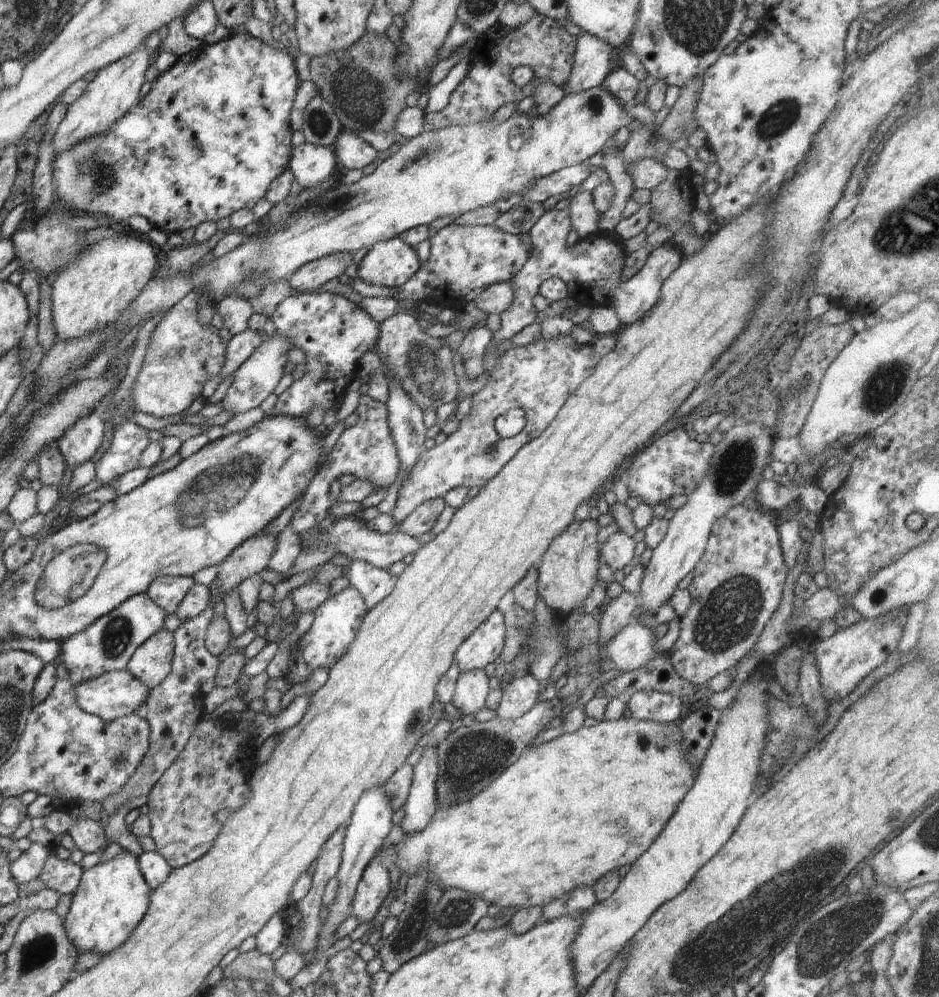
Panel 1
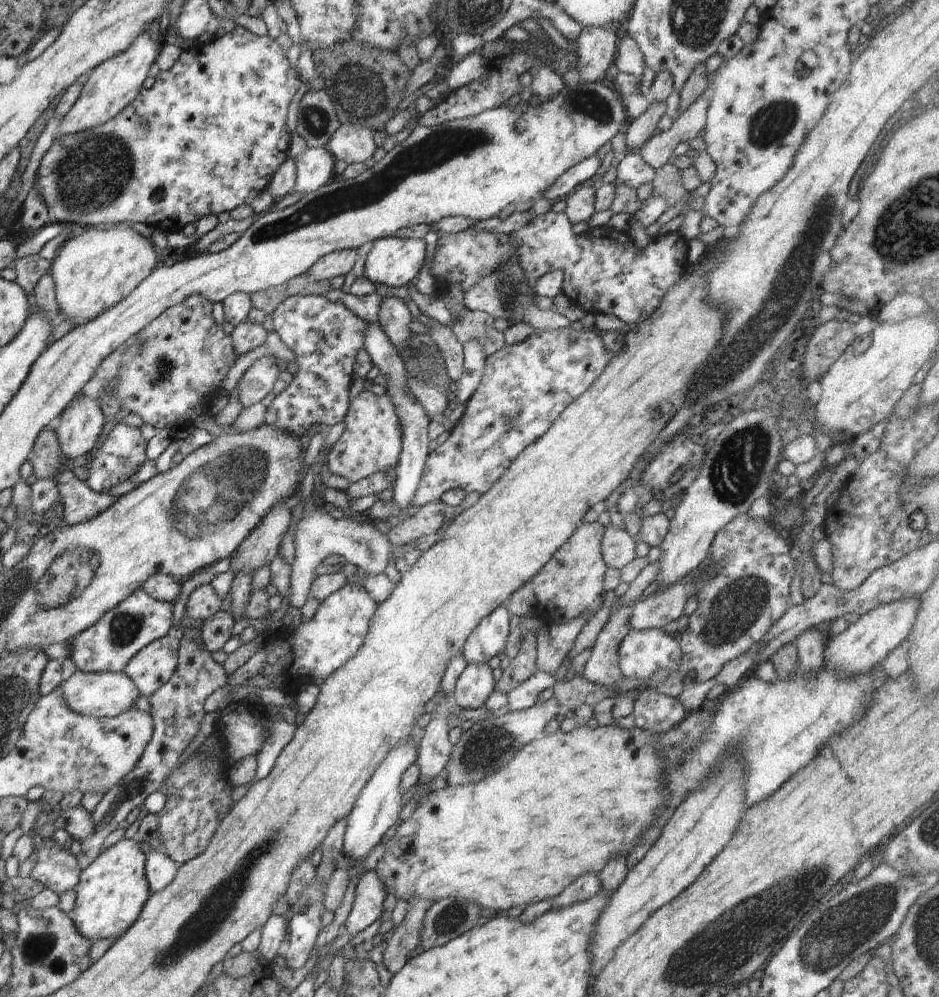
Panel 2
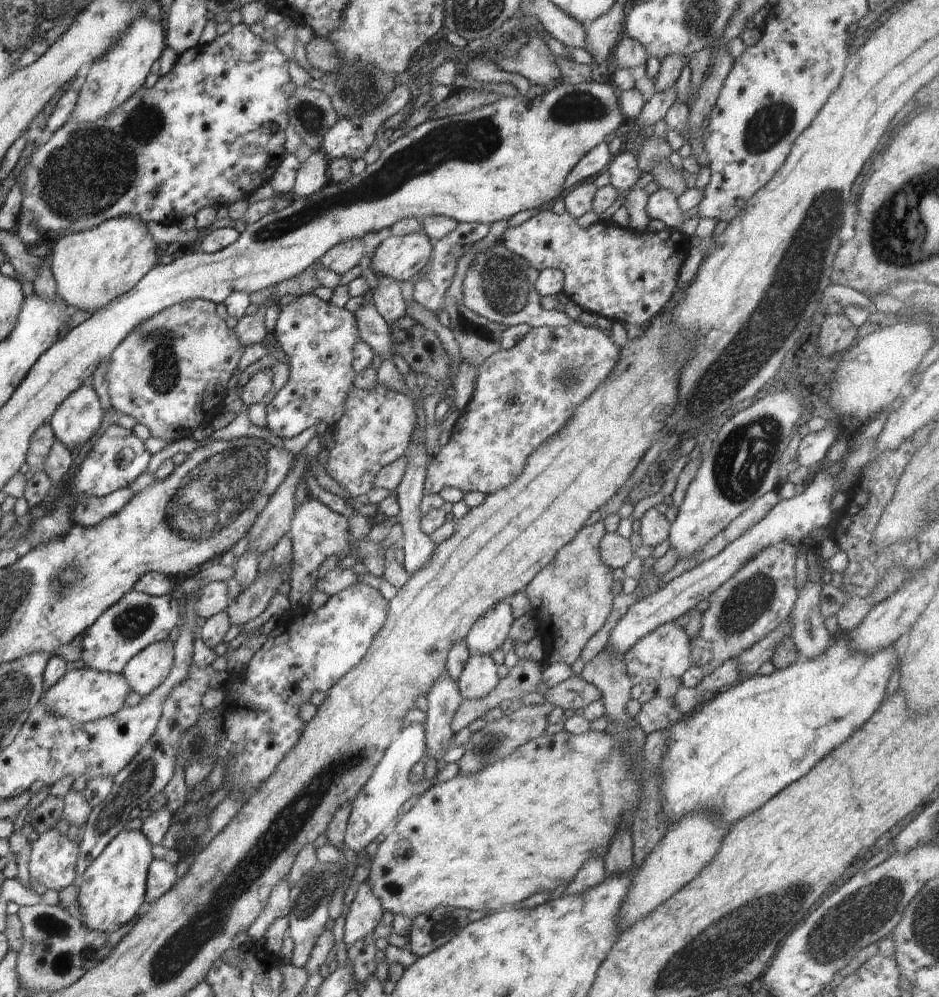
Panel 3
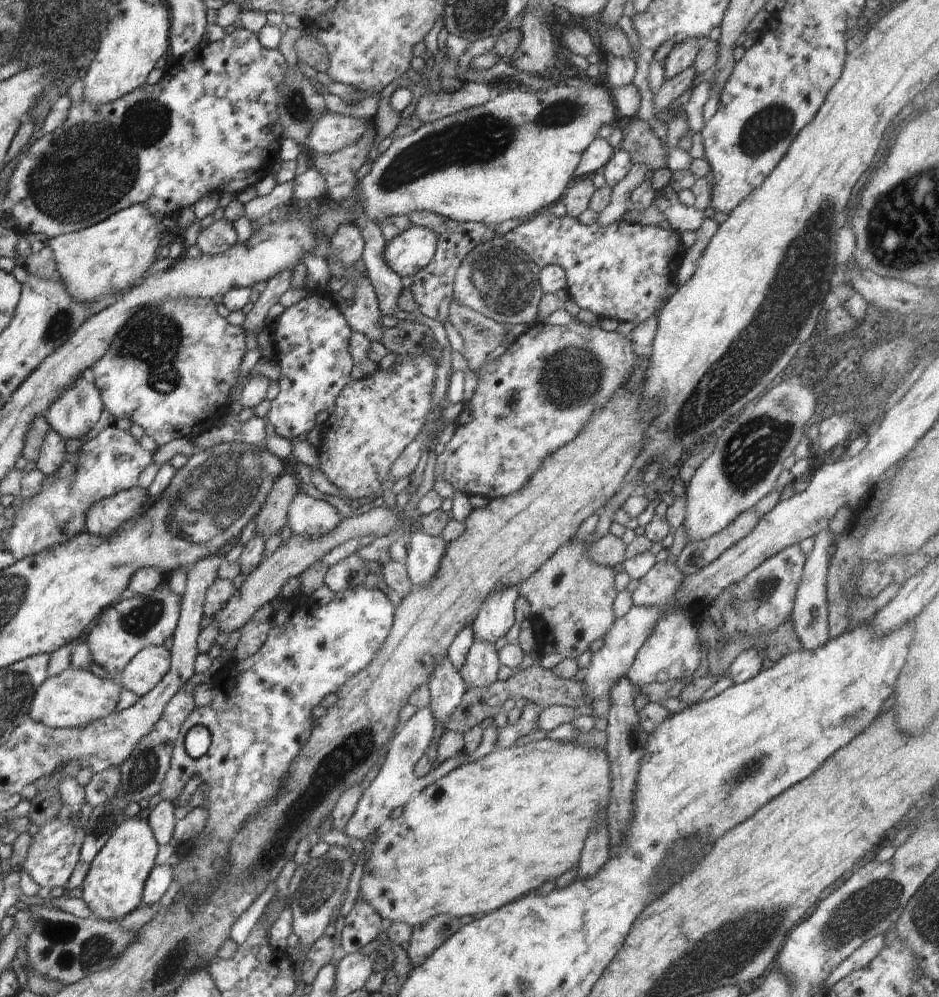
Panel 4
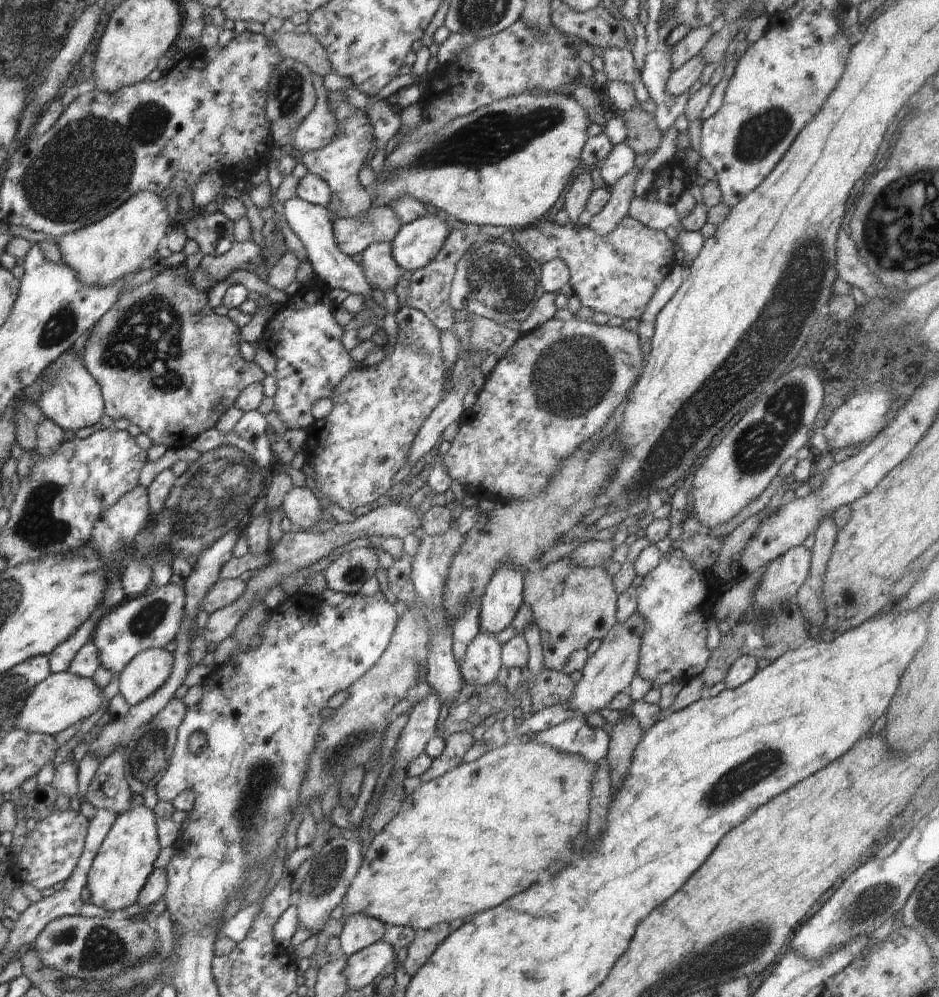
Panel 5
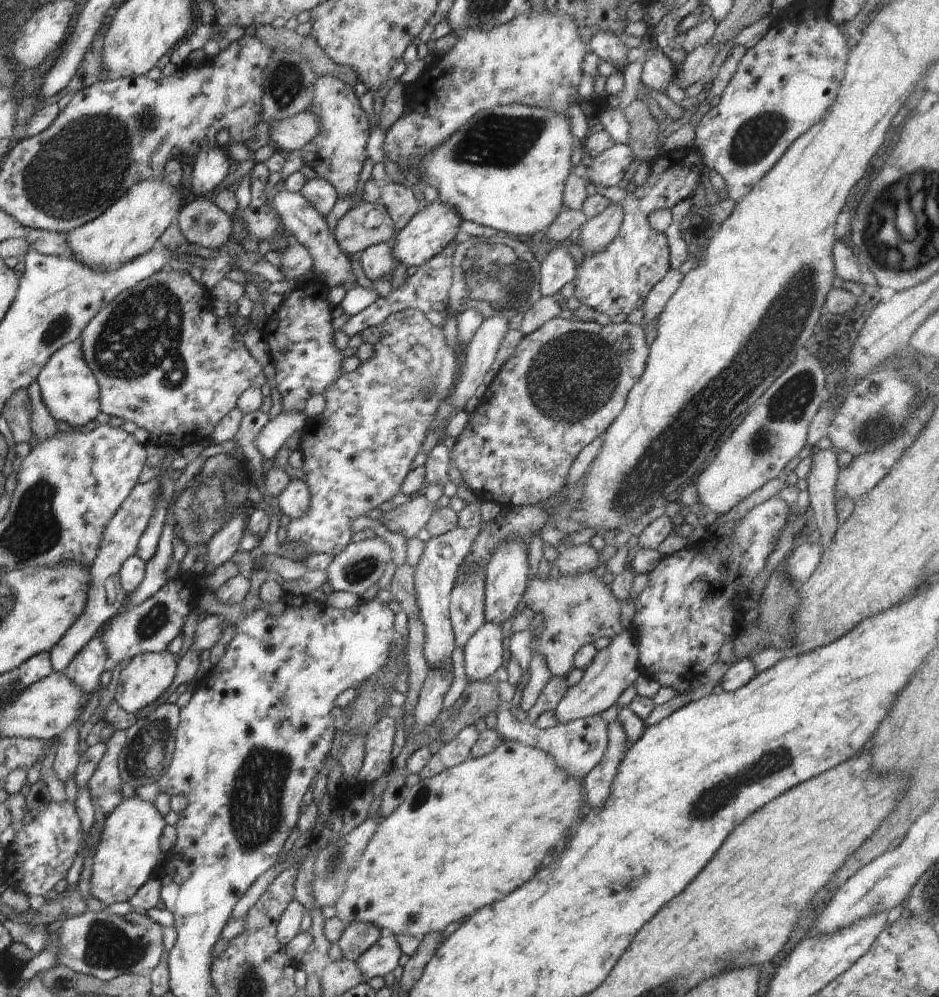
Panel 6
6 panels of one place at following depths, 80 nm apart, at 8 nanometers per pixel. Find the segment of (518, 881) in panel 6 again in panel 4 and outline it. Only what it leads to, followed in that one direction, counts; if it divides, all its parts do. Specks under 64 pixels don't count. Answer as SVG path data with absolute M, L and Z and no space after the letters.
M541 734L522 742L522 744L518 743L512 748L494 750L472 763L451 770L435 783L430 782L426 788L414 794L402 809L393 816L394 820L390 824L390 831L377 834L368 844L372 853L363 869L357 898L364 899L366 903L371 904L382 915L382 918L388 918L393 923L403 922L411 927L441 914L452 915L460 919L466 914L478 917L494 912L500 906L510 904L510 902L522 898L524 894L534 892L544 882L556 880L566 870L578 866L586 837L597 826L599 815L606 813L607 820L607 806L609 805L610 795L611 770L606 749L589 747L576 741L557 741Z

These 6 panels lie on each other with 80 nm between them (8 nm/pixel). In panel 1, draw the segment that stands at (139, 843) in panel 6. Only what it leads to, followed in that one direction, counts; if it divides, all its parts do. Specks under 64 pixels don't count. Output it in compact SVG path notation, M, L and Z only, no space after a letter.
M122 848L122 852L112 859L100 862L88 870L84 870L78 889L72 896L70 912L63 919L66 936L70 938L72 944L78 946L81 954L96 952L96 954L104 955L114 952L118 946L122 946L130 938L134 928L138 926L140 920L146 915L151 892L140 873L137 856L126 850L126 848Z

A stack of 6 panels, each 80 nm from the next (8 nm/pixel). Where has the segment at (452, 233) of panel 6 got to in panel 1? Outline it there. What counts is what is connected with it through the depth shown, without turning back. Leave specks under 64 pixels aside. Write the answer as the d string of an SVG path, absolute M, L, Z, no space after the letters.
M399 237L378 242L371 247L370 251L358 267L357 279L364 280L366 284L377 285L385 289L394 289L404 286L418 270L421 261L414 246L408 246Z

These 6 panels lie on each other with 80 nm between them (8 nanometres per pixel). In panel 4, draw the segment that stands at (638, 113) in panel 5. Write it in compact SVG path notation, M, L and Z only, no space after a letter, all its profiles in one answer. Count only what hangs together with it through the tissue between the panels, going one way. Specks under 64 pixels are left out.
M637 117L631 121L630 130L624 136L620 148L624 149L633 163L642 163L649 170L656 172L660 168L667 168L666 153L663 143L654 134L648 122Z

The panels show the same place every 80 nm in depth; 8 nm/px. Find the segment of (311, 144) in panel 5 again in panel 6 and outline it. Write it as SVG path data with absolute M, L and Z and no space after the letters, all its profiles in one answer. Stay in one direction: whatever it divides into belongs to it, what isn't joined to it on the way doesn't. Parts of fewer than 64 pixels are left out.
M304 111L269 125L270 142L284 150L302 150L319 133L319 118L312 111Z

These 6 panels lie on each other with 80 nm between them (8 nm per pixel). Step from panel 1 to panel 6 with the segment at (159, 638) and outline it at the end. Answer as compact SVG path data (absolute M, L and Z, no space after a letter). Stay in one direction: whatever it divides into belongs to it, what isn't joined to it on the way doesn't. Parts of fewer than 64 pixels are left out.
M170 651L138 653L134 658L131 658L126 668L120 671L113 700L118 702L126 712L138 713L138 710L143 709L147 704L158 699L164 692L169 691L176 671L176 657Z

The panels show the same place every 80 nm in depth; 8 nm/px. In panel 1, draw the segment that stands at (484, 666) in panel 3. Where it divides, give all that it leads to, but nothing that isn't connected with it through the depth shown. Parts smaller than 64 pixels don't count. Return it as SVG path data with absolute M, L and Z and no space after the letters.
M481 670L462 672L455 684L452 704L464 715L474 715L485 708L485 700L490 694L489 677Z

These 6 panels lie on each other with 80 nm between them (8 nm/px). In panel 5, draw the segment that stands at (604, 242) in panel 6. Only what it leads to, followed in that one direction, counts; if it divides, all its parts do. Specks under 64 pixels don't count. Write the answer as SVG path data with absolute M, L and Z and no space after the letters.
M634 165L610 187L609 201L598 214L593 215L588 228L599 235L605 235L618 226L618 223L628 214L632 197L635 196L634 185L639 179L642 169Z

